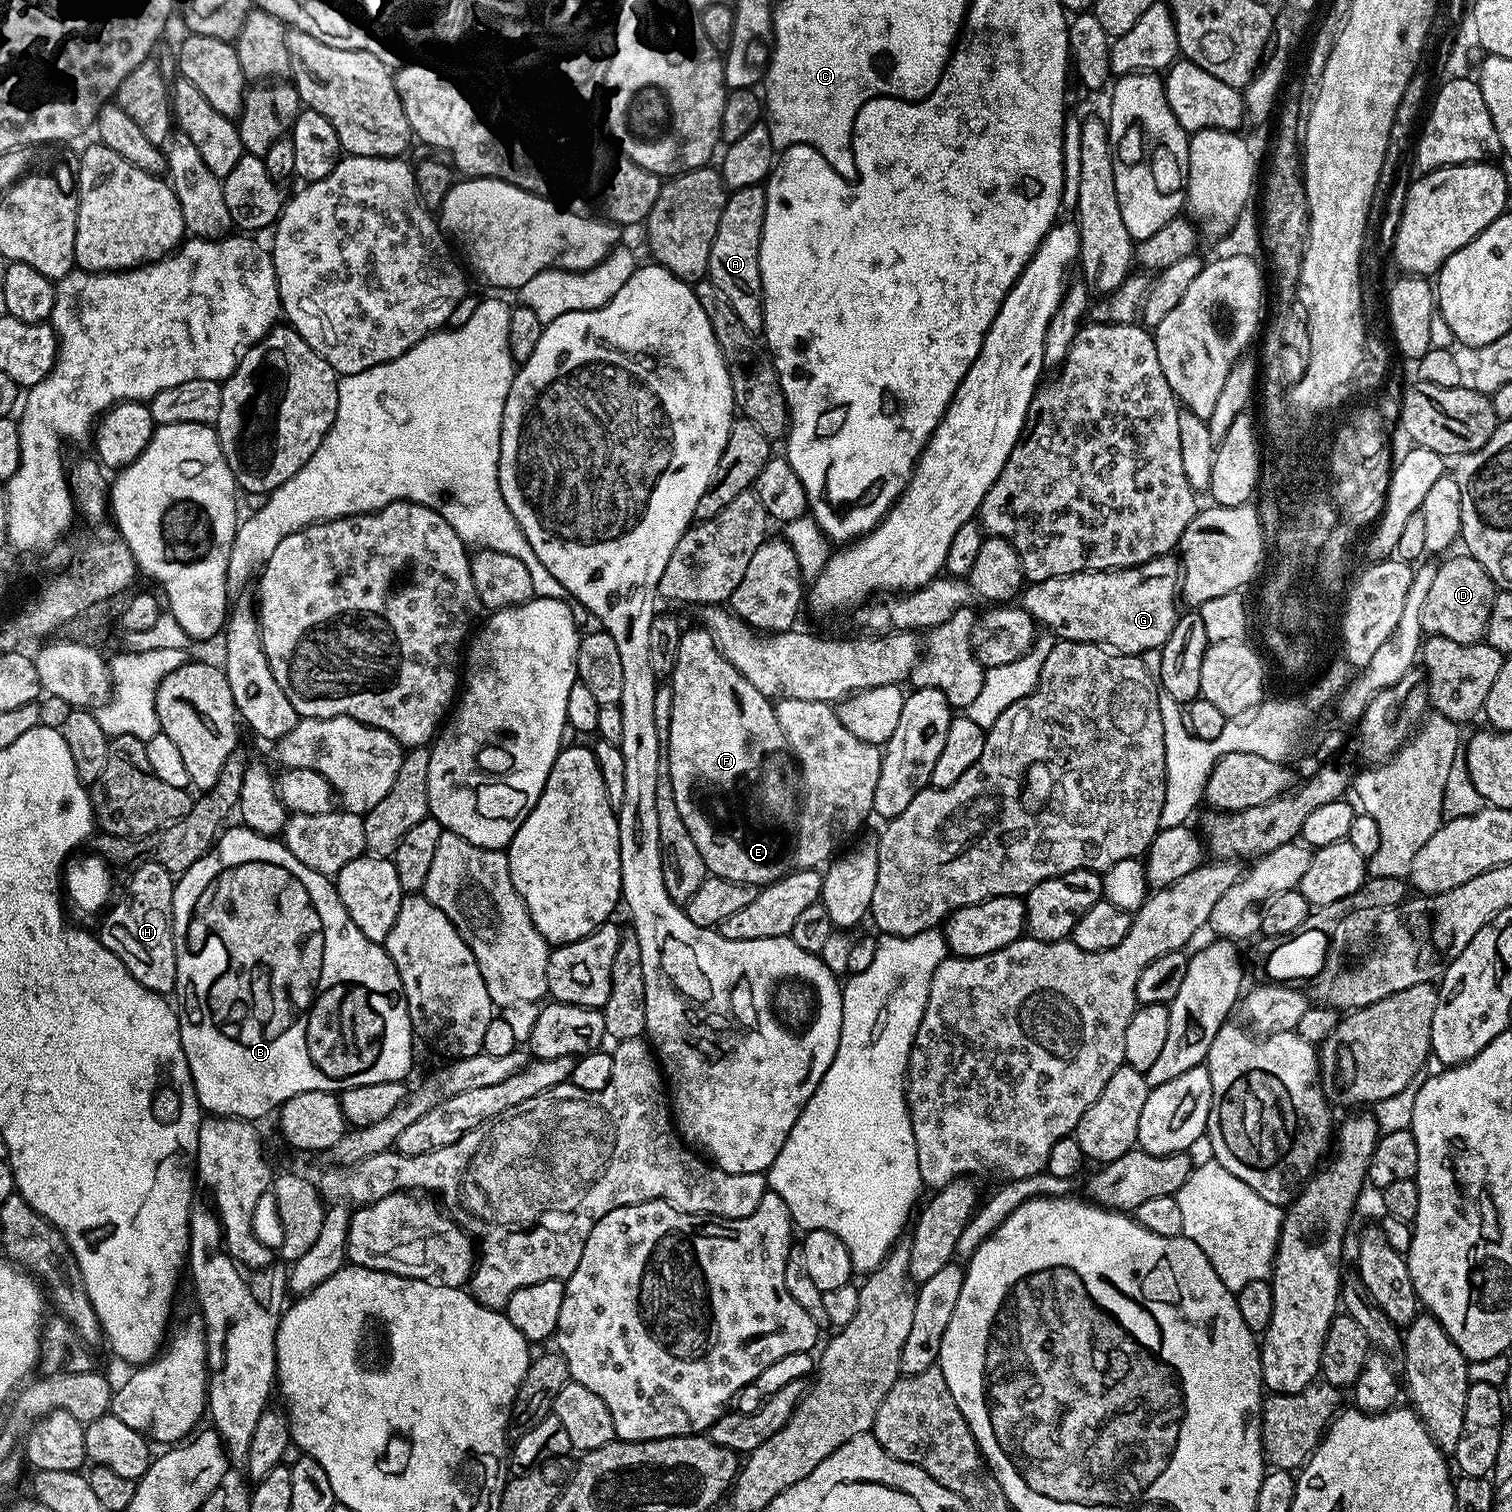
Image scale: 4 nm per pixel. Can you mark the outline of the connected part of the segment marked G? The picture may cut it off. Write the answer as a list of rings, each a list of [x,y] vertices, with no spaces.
[[[1169,554],[1167,556],[1155,556],[1150,562],[1139,564],[1133,568],[1113,568],[1107,572],[1075,572],[1065,576],[1055,576],[1054,578],[1046,578],[1037,584],[1029,583],[1022,592],[1022,607],[1032,615],[1033,620],[1036,621],[1041,629],[1047,630],[1053,637],[1069,640],[1070,642],[1082,642],[1083,644],[1099,644],[1111,651],[1119,652],[1121,656],[1140,656],[1142,652],[1148,651],[1151,648],[1163,648],[1166,641],[1170,638],[1170,634],[1174,630],[1178,619],[1176,600],[1178,604],[1181,575],[1182,568],[1178,563],[1177,557]]]

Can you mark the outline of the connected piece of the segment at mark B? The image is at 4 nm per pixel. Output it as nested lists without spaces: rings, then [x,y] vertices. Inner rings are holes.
[[[243,826],[235,827],[236,828],[230,829],[229,832],[227,832],[227,830],[221,831],[214,846],[209,848],[204,856],[198,858],[189,869],[186,869],[185,872],[178,876],[172,889],[172,937],[174,938],[174,950],[176,951],[176,990],[174,993],[174,1004],[178,1009],[178,1015],[180,1017],[182,1050],[186,1054],[186,1062],[190,1066],[190,1074],[196,1087],[196,1097],[198,1098],[201,1109],[203,1109],[205,1113],[214,1116],[232,1116],[235,1120],[260,1122],[260,1119],[262,1119],[267,1112],[275,1113],[284,1101],[294,1098],[294,1094],[302,1094],[306,1090],[322,1090],[323,1092],[339,1094],[354,1086],[370,1086],[370,1082],[407,1081],[409,1079],[407,1077],[408,1071],[412,1068],[414,1033],[412,1023],[410,1022],[410,1014],[408,1013],[406,994],[402,990],[402,978],[398,978],[398,970],[394,966],[394,962],[390,958],[388,951],[384,948],[384,945],[370,942],[370,938],[366,938],[366,934],[362,934],[362,930],[358,930],[358,926],[354,926],[350,914],[346,914],[346,910],[342,906],[342,902],[336,893],[333,881],[329,879],[329,877],[310,870],[310,866],[302,866],[302,862],[298,862],[298,858],[294,858],[294,854],[290,854],[288,847],[279,839],[271,836],[260,836],[254,830]]]

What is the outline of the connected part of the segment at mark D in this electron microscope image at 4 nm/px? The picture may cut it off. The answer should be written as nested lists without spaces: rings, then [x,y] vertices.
[[[1451,556],[1444,565],[1441,563],[1437,567],[1426,602],[1422,602],[1422,630],[1428,636],[1445,636],[1459,644],[1472,646],[1484,635],[1490,606],[1494,606],[1498,589],[1473,556]]]

